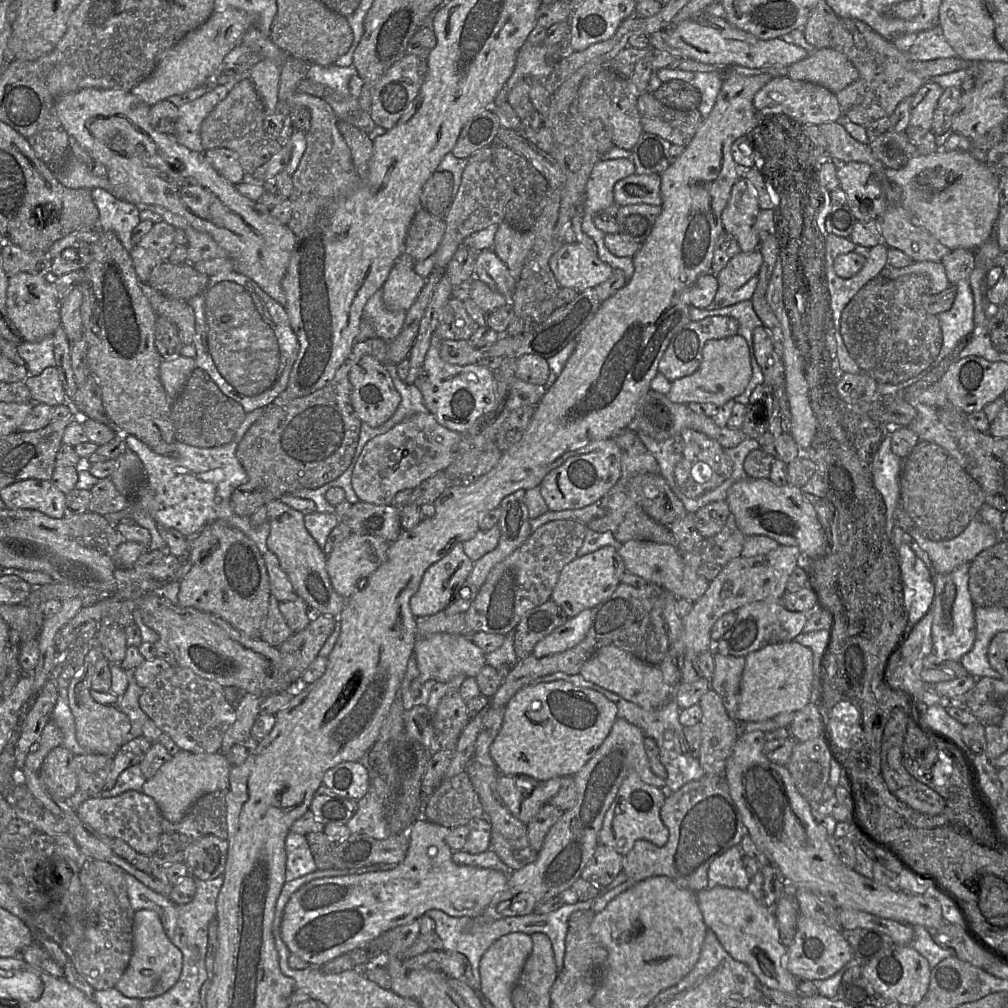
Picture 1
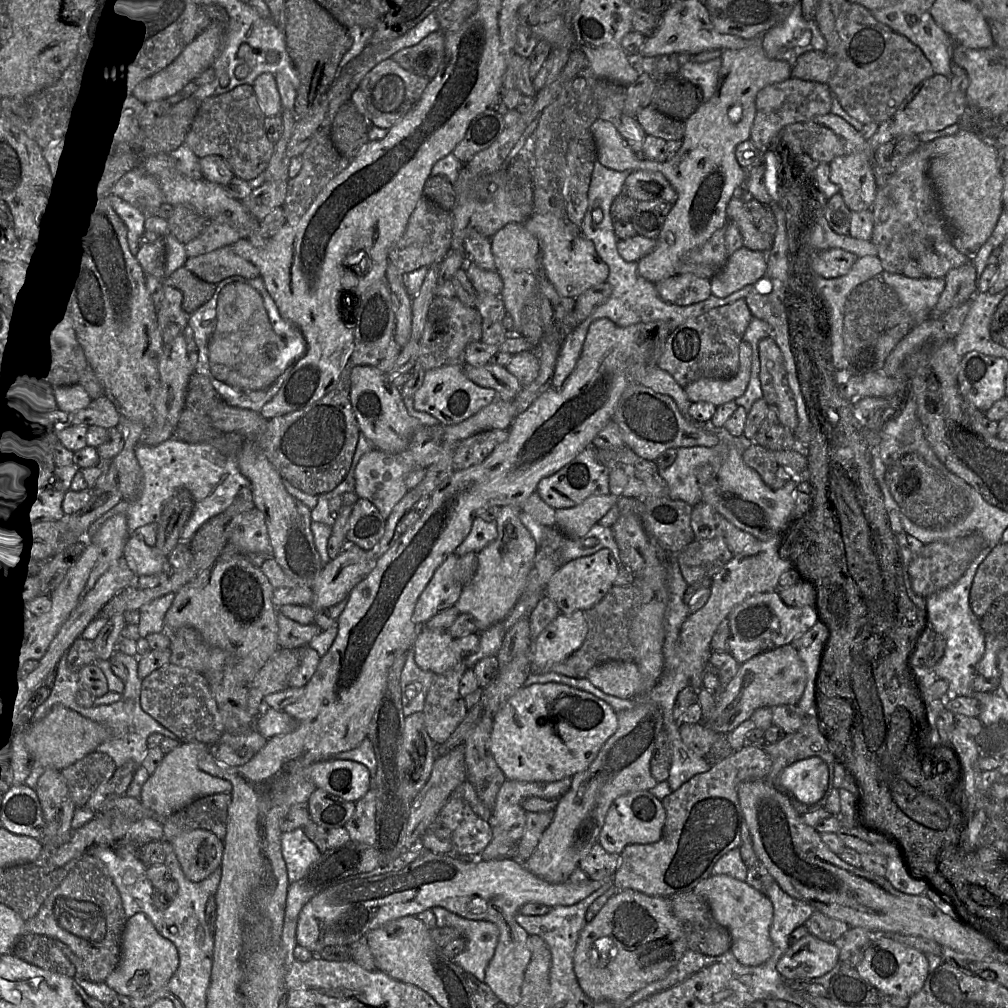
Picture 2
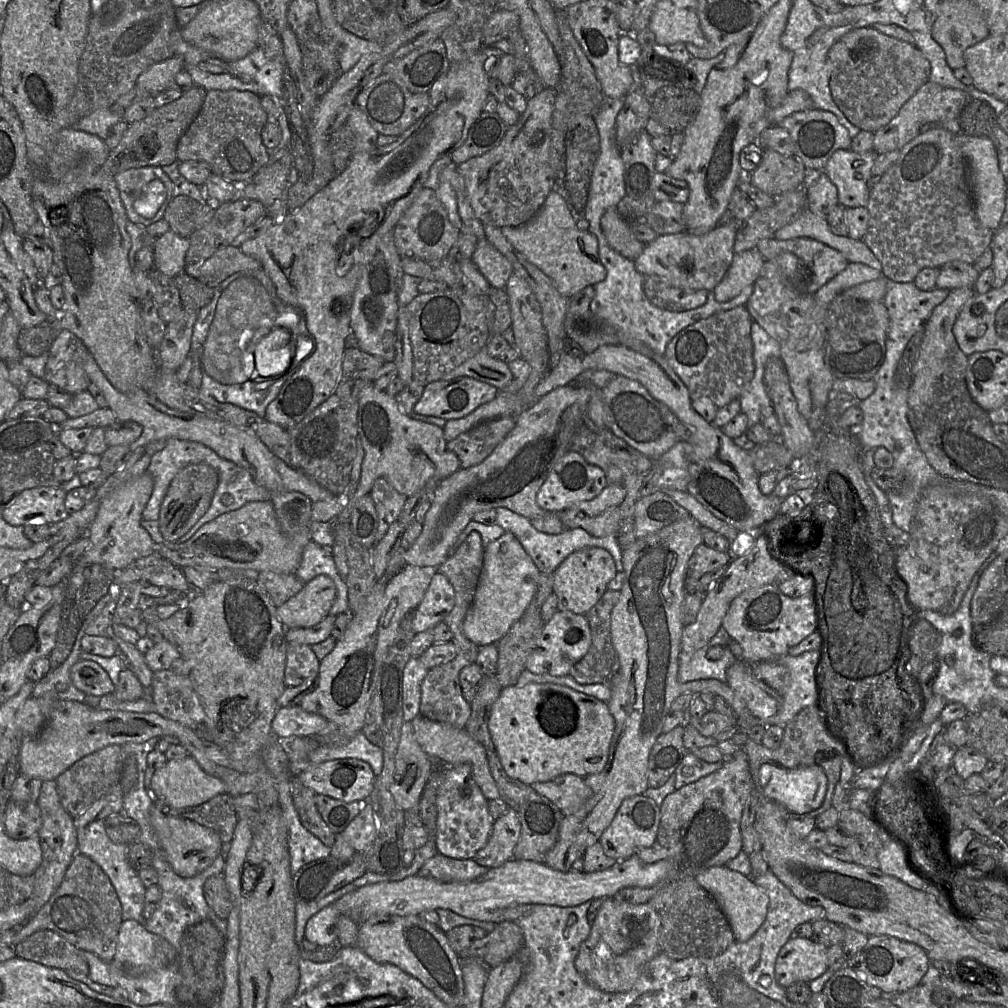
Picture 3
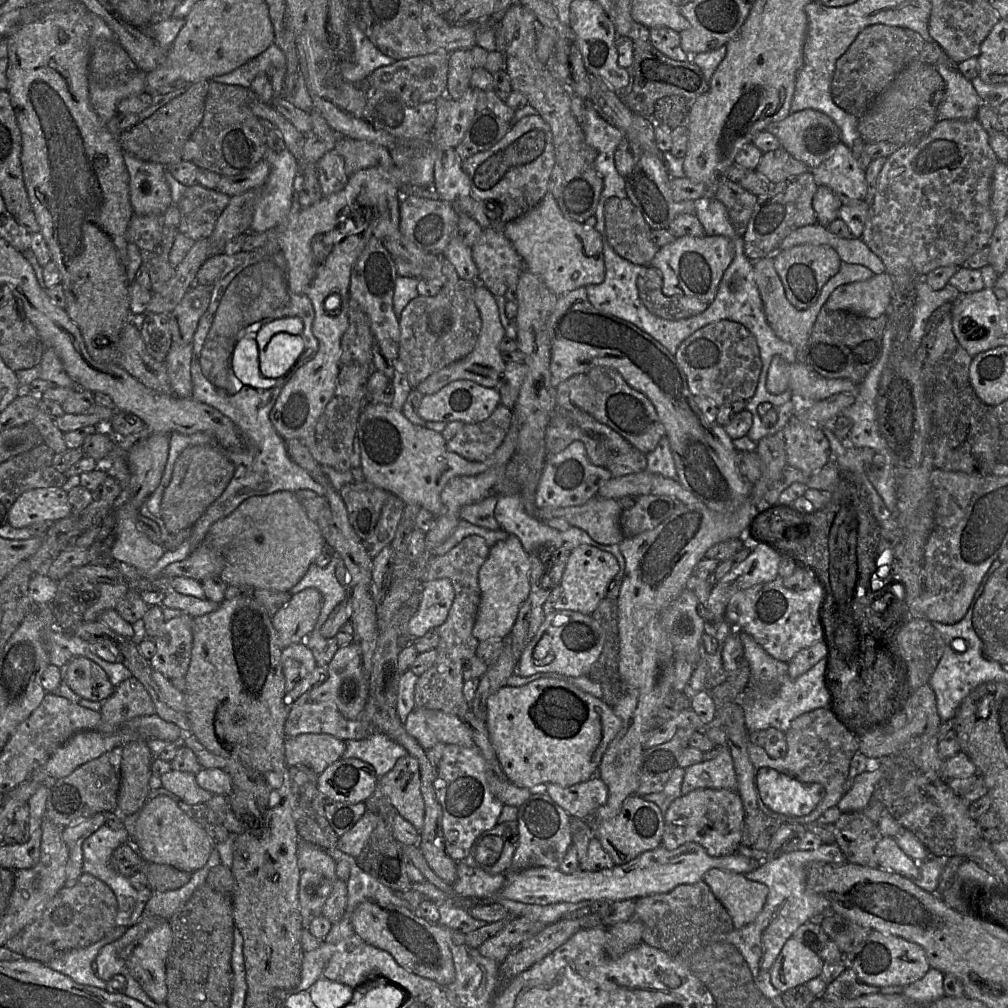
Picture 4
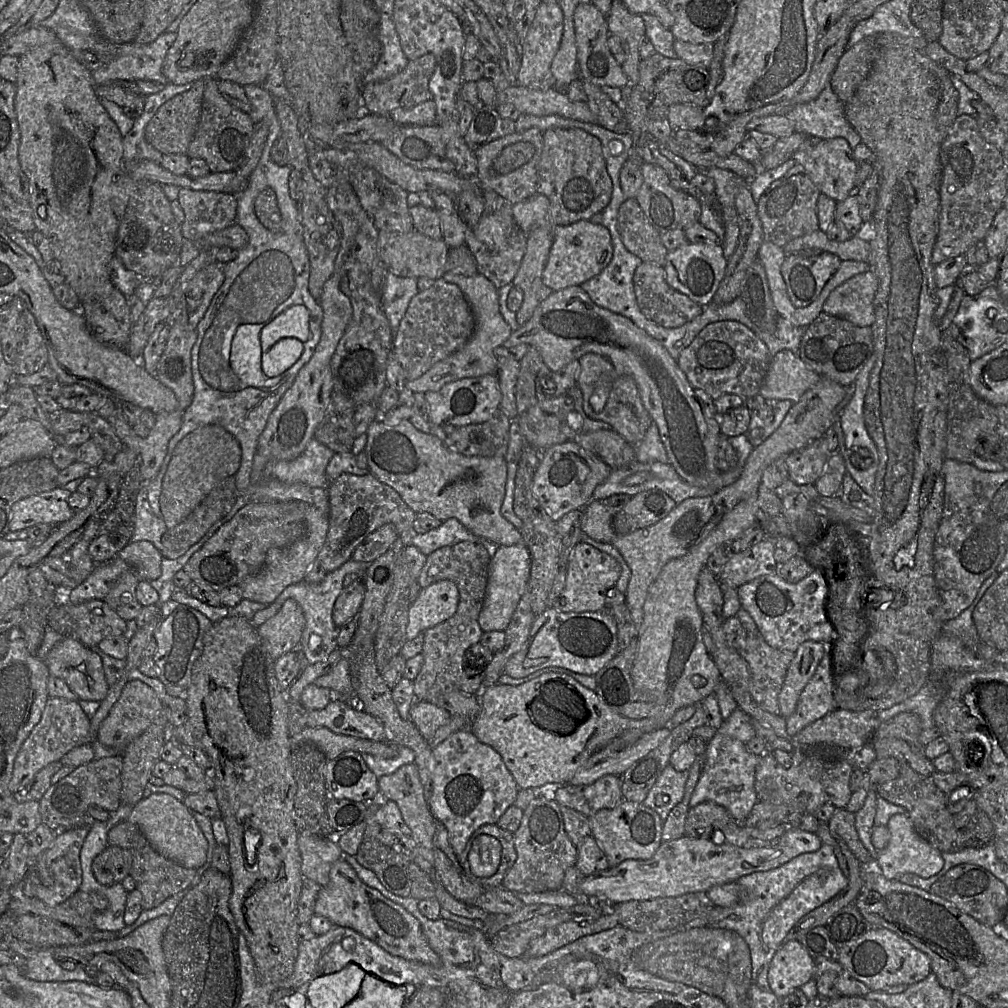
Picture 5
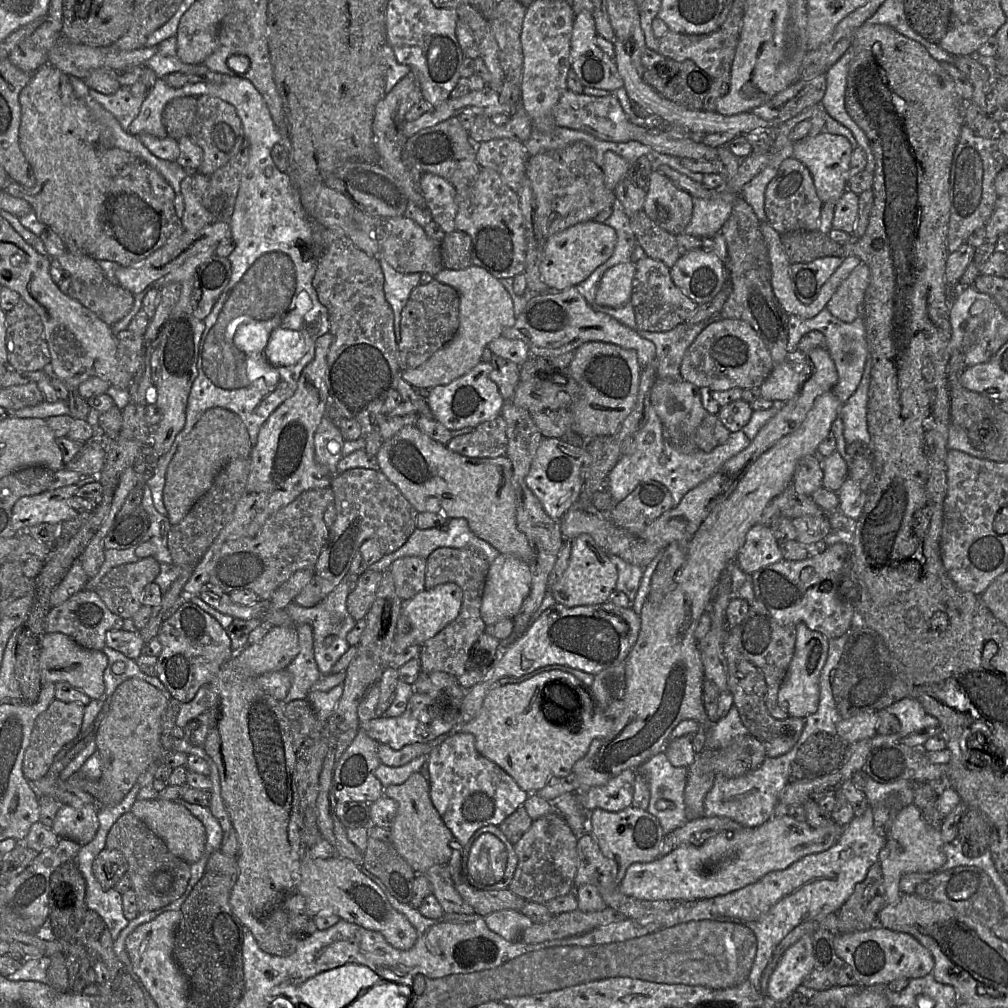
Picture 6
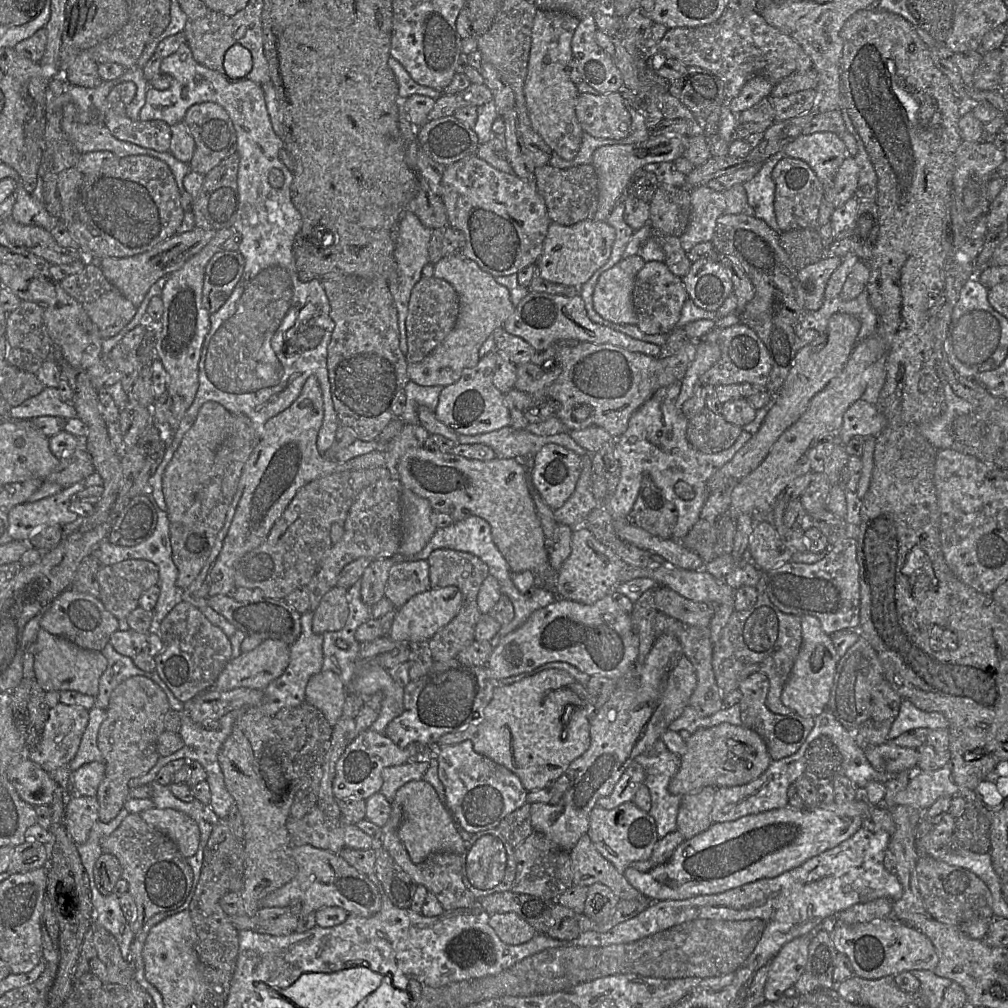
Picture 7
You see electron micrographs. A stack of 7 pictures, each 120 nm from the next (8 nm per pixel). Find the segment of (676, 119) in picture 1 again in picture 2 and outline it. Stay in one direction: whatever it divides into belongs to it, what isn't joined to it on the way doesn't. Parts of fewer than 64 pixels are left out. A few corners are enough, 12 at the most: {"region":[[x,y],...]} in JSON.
{"region":[[652,105],[636,116],[647,135],[682,140],[685,122]]}

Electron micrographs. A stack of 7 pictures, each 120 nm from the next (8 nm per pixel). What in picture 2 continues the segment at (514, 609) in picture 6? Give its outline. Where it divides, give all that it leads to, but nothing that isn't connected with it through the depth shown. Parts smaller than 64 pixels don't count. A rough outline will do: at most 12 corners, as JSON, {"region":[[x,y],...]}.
{"region":[[506,505],[454,605],[480,632],[525,591],[537,543]]}

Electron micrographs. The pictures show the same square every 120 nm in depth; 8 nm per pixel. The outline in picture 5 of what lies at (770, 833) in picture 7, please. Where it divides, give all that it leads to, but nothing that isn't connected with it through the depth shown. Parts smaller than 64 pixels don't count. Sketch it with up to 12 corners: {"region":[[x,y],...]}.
{"region":[[789,827],[741,848],[683,836],[647,860],[586,876],[583,896],[611,904],[707,893],[815,852]]}

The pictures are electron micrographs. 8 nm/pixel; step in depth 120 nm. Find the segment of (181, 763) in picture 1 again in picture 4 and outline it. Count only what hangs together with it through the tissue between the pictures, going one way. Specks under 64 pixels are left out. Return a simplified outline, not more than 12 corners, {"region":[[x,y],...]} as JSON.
{"region":[[171,769],[162,787],[189,805],[206,803],[212,793],[196,774]]}

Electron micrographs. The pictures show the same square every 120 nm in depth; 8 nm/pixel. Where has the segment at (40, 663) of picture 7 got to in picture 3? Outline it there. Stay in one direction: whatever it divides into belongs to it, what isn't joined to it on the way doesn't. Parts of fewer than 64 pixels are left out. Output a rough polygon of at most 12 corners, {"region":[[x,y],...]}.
{"region":[[80,660],[73,685],[89,696],[113,694],[115,686],[97,663]]}

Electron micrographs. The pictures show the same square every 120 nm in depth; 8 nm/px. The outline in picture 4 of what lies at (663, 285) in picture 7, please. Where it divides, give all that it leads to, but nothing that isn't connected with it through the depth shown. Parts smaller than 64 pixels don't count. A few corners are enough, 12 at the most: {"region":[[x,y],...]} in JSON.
{"region":[[646,266],[639,297],[654,315],[680,320],[708,306],[686,295],[665,295],[660,272]]}

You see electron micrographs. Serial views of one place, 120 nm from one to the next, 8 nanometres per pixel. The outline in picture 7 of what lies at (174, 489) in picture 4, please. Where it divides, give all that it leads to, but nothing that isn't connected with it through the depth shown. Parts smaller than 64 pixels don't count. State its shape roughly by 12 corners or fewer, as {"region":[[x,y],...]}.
{"region":[[204,403],[167,465],[171,523],[211,477],[233,414]]}

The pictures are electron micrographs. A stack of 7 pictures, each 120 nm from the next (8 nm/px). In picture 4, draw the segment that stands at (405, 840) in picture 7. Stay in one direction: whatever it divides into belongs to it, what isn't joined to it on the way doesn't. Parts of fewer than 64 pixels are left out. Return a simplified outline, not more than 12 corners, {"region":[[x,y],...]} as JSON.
{"region":[[400,757],[379,783],[421,833],[425,809],[417,759]]}

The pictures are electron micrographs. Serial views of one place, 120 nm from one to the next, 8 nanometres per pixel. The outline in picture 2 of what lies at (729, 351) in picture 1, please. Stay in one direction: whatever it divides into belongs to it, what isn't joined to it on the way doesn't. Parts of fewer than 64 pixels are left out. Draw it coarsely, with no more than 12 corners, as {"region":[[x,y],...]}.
{"region":[[742,340],[739,369],[726,379],[700,378],[684,390],[691,402],[720,406],[742,396],[752,349]]}

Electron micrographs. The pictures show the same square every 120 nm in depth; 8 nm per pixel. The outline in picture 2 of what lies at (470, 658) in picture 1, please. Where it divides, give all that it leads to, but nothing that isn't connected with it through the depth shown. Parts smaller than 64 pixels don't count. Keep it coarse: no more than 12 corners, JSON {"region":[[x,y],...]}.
{"region":[[418,627],[416,664],[442,674],[462,658],[447,630]]}

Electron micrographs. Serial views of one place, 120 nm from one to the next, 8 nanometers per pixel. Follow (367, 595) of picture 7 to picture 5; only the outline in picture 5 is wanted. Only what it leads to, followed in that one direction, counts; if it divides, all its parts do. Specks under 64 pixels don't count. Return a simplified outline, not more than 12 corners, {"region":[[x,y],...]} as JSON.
{"region":[[364,577],[343,589],[332,613],[337,627],[358,617]]}

